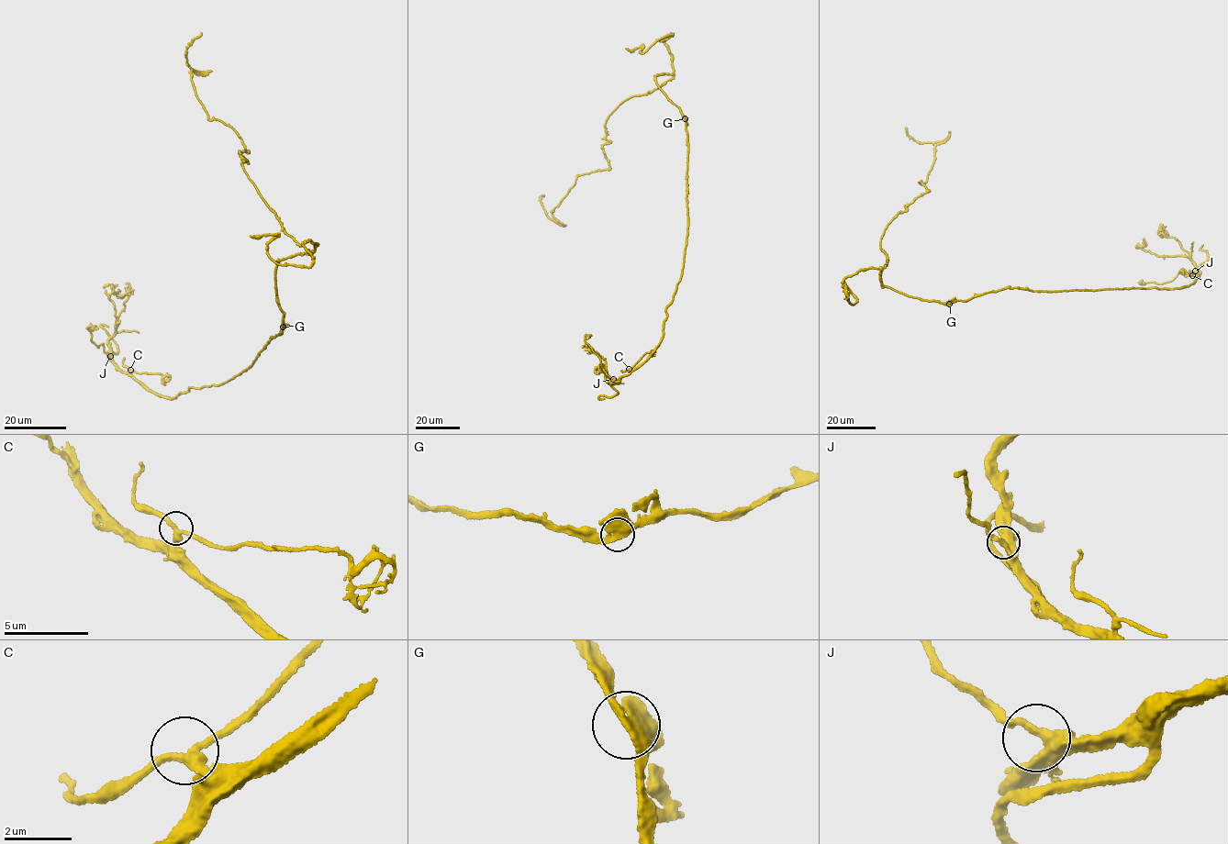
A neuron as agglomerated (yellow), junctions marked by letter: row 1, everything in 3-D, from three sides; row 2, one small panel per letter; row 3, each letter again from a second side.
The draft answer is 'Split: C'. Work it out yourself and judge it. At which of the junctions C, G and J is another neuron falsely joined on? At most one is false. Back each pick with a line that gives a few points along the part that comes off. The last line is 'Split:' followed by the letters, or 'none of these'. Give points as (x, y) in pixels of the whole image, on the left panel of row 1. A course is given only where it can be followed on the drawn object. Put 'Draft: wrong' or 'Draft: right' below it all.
Split: none of these
Draft: wrong

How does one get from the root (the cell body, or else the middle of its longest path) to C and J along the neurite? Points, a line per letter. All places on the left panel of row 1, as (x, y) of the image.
C: (284, 317), (282, 333), (267, 342), (251, 367), (218, 386), (191, 387), (171, 400), (145, 387), (130, 370)
J: (284, 317), (282, 333), (267, 342), (245, 371), (218, 386), (191, 387), (173, 399), (125, 372), (110, 356)

